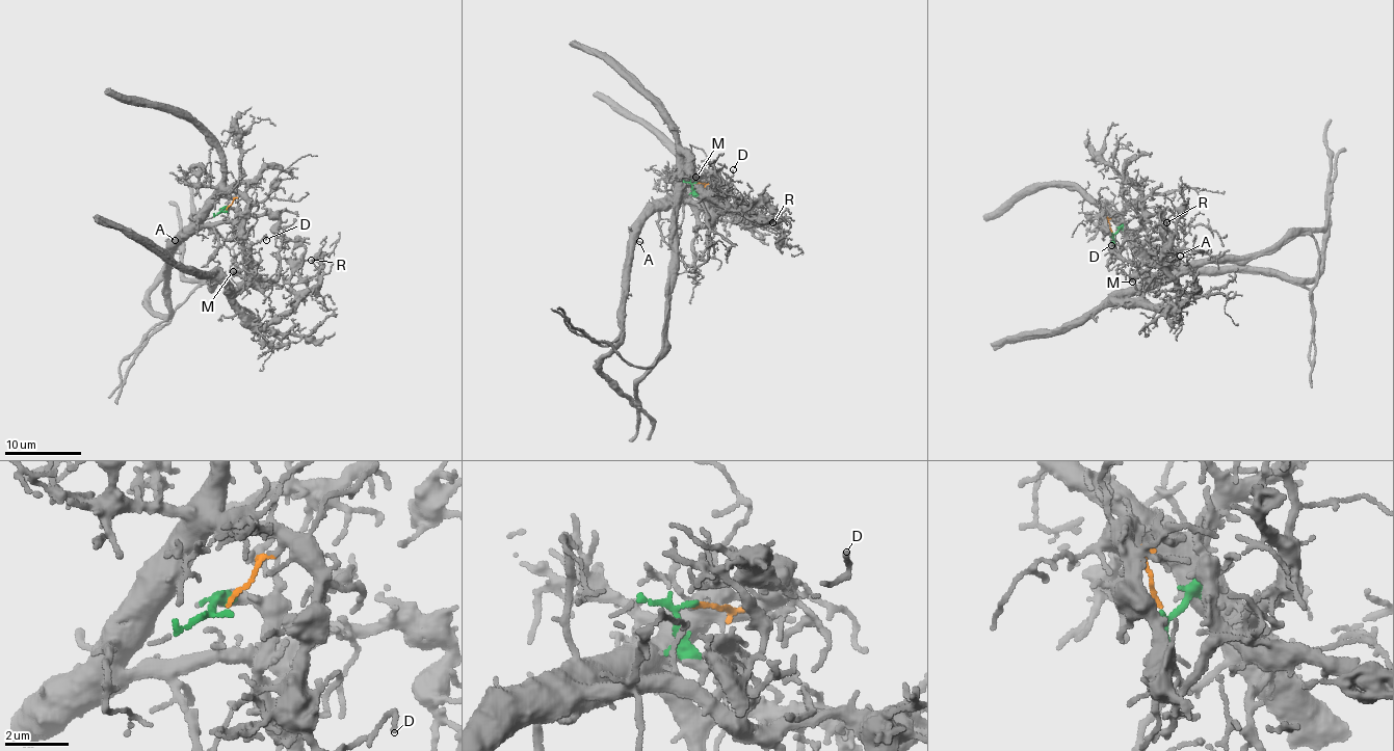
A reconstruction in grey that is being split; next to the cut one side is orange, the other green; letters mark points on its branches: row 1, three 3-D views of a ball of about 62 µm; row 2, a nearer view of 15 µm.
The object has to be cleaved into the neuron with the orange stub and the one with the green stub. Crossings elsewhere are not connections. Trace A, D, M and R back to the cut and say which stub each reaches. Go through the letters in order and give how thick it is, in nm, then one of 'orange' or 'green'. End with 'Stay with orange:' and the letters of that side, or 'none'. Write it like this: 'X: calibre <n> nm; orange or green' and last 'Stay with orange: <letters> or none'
A: calibre 80 nm; orange
D: calibre 130 nm; orange
M: calibre 100 nm; green
R: calibre 90 nm; green
Stay with orange: A, D

